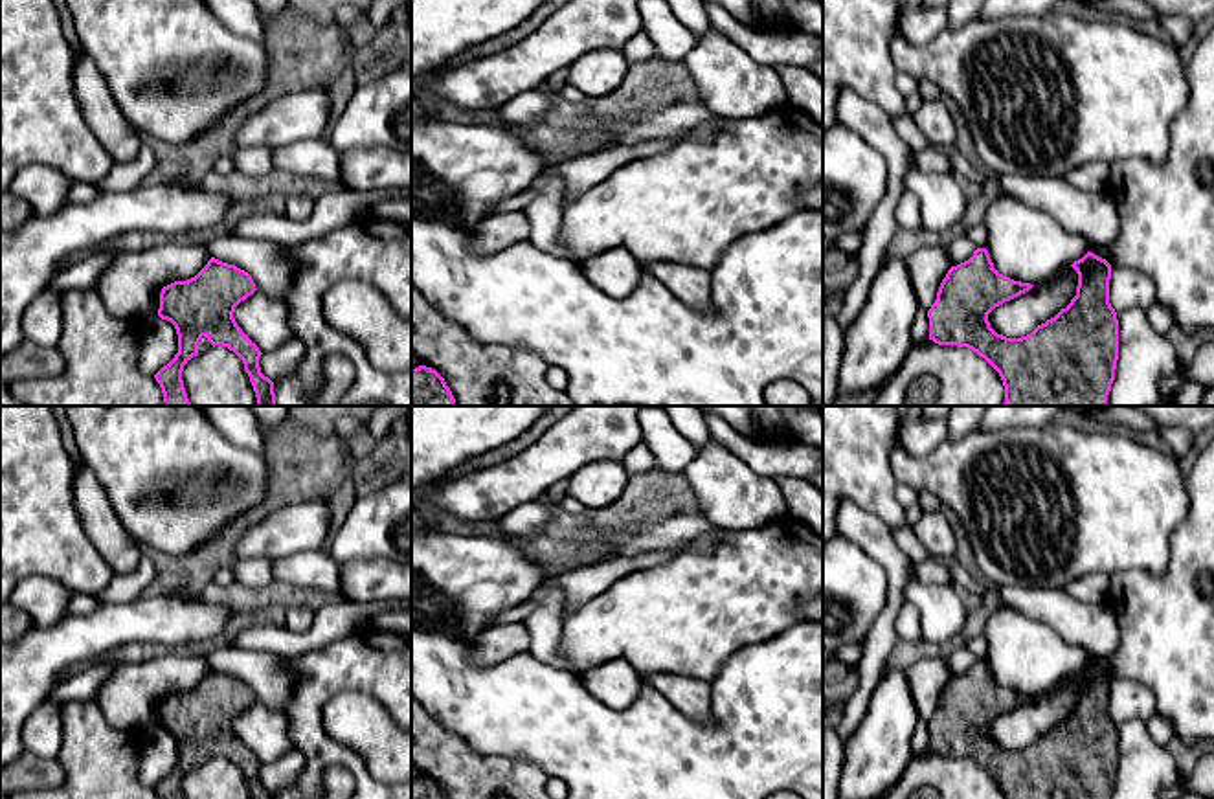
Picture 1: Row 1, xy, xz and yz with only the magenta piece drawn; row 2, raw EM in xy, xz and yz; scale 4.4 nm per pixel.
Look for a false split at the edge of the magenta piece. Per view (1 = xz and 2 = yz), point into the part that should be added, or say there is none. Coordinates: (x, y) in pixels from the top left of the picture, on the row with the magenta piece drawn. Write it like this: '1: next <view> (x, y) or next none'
1: next none
2: next none

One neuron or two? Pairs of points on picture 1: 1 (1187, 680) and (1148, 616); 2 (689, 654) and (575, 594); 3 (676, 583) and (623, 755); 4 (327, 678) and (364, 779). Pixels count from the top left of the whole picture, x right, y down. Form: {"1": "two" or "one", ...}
{"1": "one", "2": "two", "3": "two", "4": "one"}

